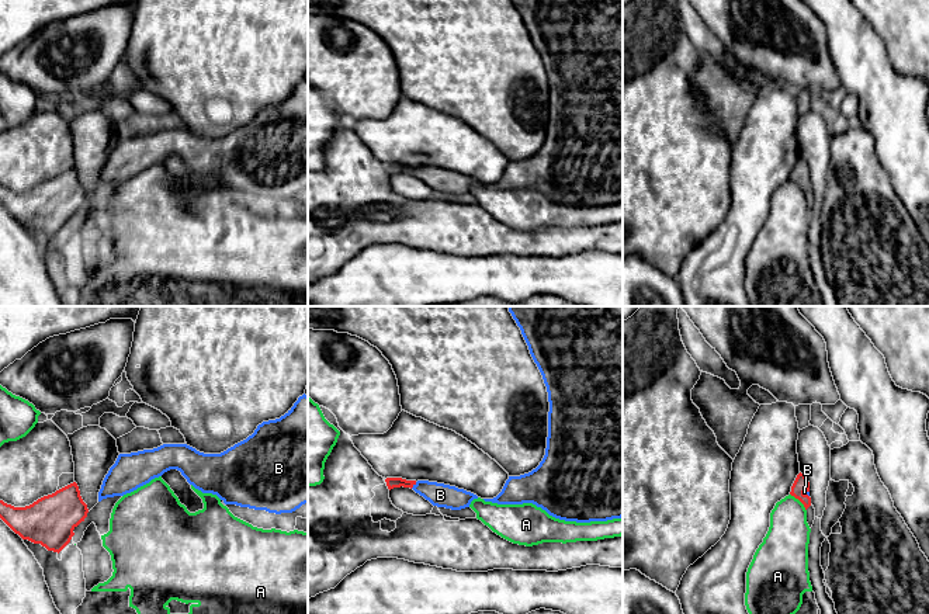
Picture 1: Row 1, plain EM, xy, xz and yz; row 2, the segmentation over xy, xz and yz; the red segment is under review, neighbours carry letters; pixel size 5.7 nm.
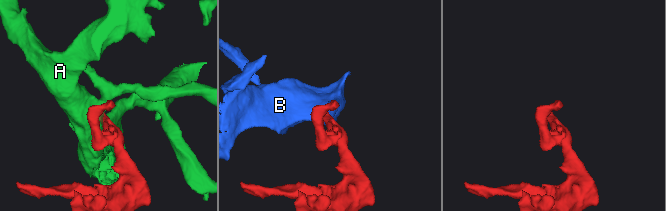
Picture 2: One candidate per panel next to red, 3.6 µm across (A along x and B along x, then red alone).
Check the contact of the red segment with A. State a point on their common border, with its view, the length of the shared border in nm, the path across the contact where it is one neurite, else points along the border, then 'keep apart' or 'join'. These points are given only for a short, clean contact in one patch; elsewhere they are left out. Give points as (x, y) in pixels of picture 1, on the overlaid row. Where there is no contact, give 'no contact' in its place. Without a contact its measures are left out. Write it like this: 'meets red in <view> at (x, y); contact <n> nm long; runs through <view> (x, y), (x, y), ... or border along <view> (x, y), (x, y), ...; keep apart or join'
meets red in yz at (800, 500); contact 140 nm long; keep apart

